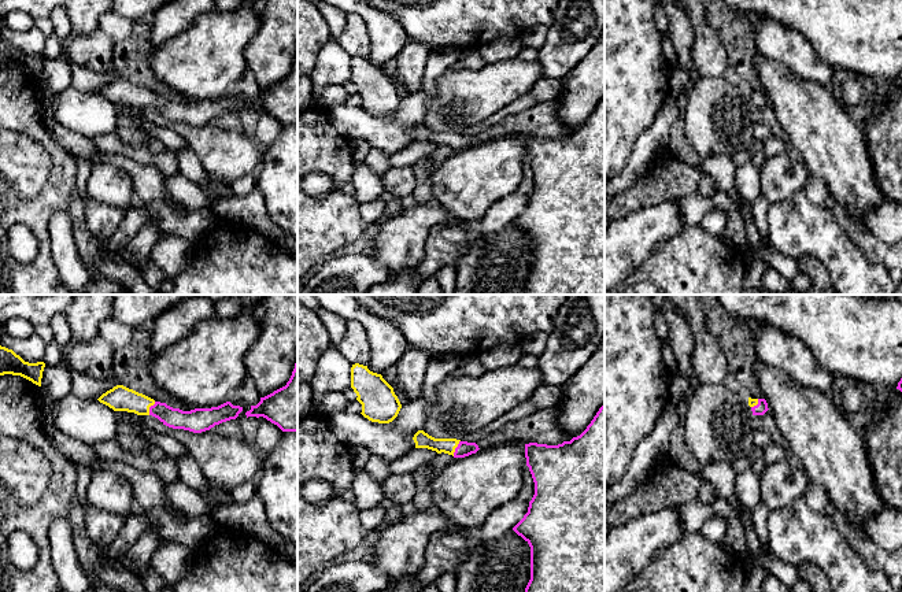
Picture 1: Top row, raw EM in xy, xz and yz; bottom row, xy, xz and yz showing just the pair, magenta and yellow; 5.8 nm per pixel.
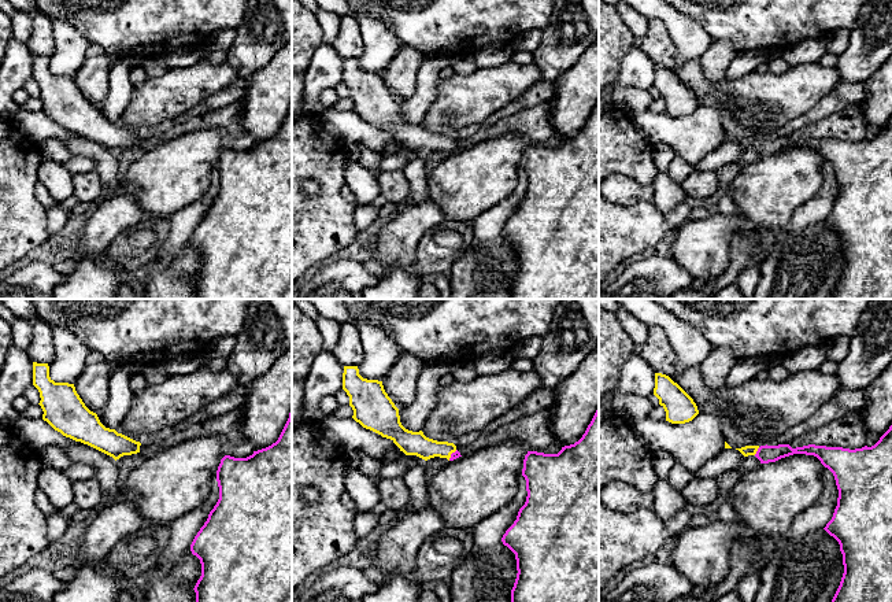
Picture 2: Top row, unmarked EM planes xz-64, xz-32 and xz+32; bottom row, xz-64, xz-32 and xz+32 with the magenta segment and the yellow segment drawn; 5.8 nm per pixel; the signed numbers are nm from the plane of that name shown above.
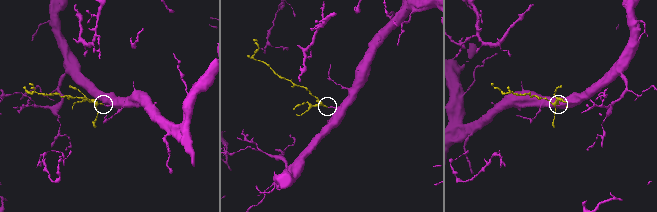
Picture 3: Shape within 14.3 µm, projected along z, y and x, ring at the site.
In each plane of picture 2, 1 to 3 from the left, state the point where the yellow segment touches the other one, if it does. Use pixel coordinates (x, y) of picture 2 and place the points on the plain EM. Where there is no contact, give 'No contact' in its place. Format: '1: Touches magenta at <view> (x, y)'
1: No contact
2: Touches magenta at xz-32 (451, 147)
3: Touches magenta at xz+32 (757, 144)

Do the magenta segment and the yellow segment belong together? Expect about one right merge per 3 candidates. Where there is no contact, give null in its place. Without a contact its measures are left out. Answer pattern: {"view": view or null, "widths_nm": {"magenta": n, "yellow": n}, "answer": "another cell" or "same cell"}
{"view": "xz", "widths_nm": {"magenta": 90, "yellow": 100}, "answer": "same cell"}

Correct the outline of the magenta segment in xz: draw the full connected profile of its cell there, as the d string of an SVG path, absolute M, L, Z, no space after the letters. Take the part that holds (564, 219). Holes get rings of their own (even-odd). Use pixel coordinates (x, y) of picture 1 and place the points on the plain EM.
M605 96L580 129L558 138L525 137L525 151L535 175L535 188L528 206L513 221L531 240L531 273L525 281L524 295L605 295Z

